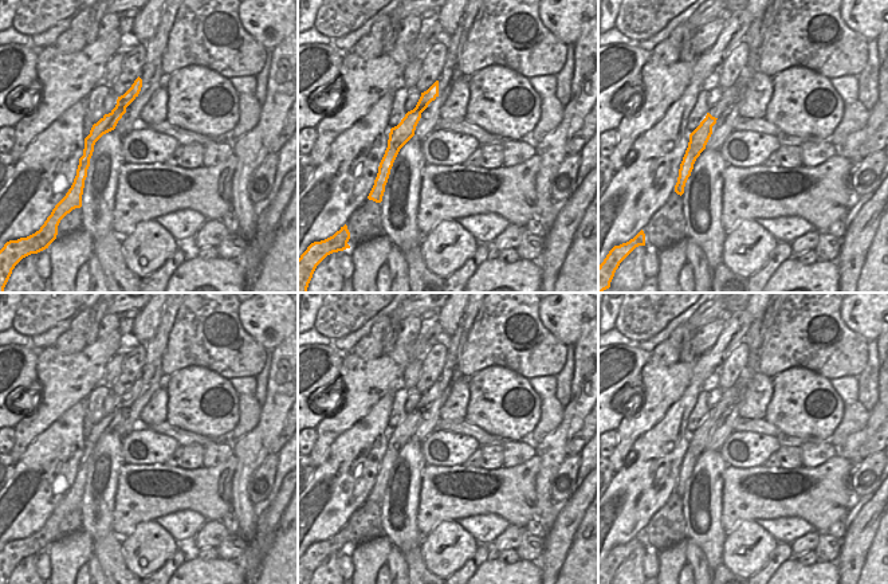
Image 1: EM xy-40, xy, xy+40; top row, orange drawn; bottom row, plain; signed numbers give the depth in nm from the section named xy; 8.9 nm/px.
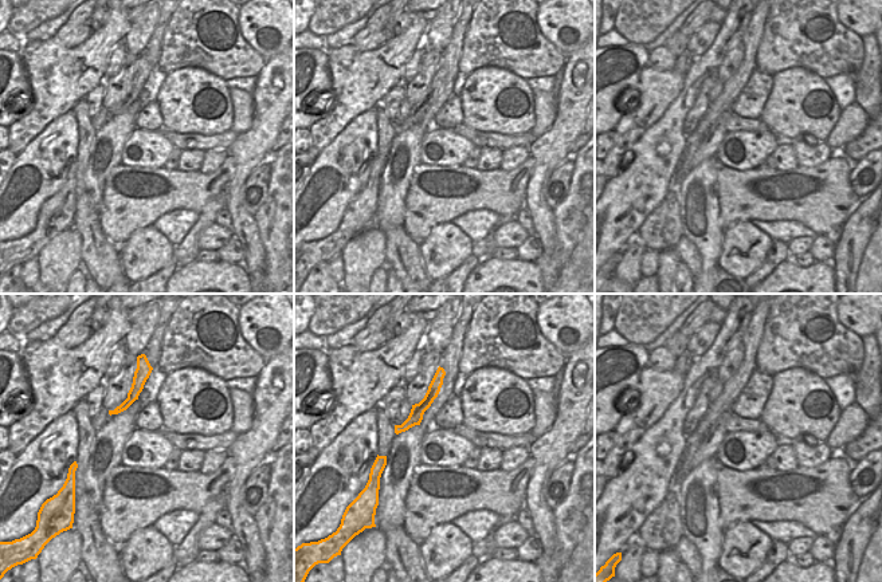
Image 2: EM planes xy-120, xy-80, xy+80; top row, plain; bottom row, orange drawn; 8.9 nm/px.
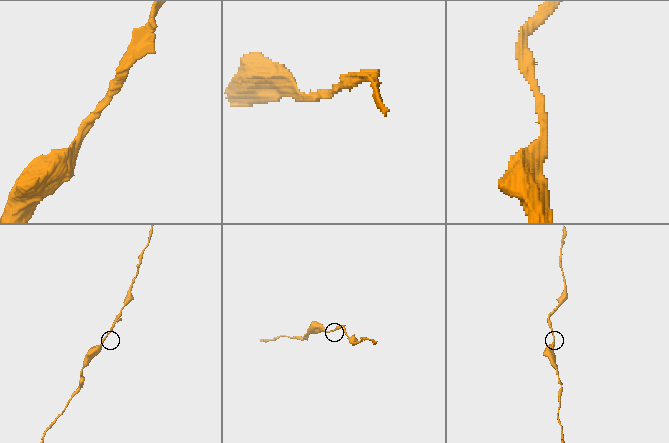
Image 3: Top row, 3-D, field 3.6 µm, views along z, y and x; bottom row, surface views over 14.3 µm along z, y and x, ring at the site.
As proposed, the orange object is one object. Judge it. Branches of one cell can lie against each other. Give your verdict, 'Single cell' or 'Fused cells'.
Single cell.

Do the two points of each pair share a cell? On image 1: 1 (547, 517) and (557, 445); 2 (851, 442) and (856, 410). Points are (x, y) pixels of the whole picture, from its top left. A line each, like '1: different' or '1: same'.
1: same
2: different

